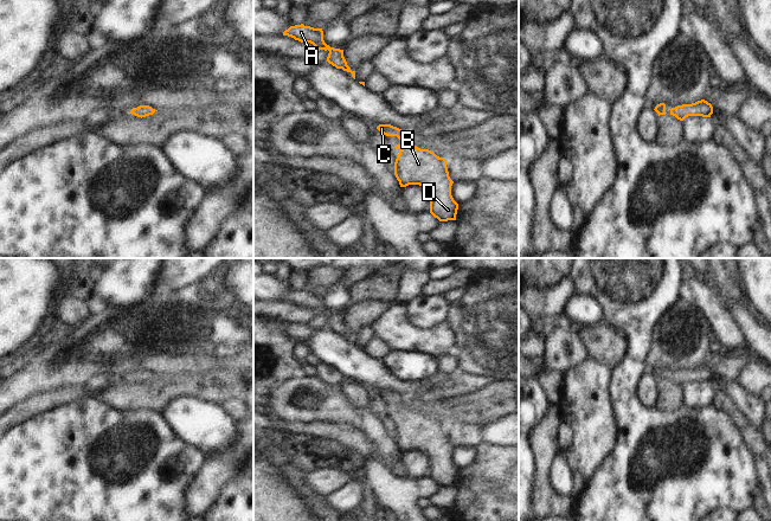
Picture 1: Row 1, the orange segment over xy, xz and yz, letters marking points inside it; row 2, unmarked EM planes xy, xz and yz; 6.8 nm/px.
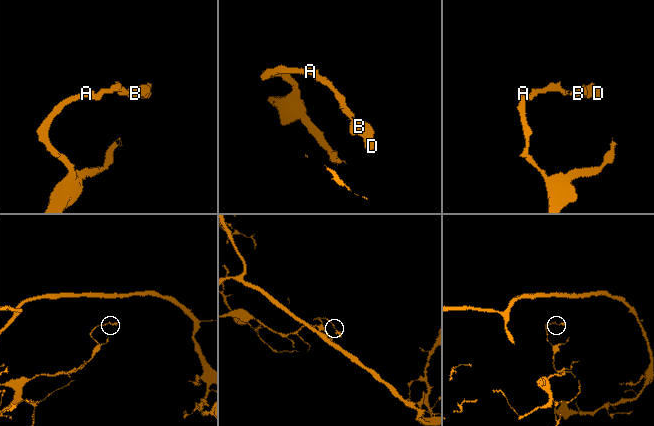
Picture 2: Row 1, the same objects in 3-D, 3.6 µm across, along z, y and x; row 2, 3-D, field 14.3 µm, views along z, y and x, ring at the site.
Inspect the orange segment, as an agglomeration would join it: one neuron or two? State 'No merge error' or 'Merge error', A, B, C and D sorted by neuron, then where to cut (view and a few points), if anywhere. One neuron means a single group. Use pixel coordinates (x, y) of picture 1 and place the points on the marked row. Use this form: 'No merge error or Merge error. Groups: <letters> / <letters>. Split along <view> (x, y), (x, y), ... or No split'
No merge error. Groups: A B C D. No split.

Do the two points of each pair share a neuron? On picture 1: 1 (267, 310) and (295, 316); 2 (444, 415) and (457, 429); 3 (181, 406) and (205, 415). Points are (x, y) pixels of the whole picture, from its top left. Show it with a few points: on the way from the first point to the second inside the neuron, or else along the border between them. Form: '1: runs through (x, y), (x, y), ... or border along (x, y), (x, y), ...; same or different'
1: runs through (274, 310), (288, 312); same
2: border along (475, 423), (449, 423), (447, 425); different
3: runs through (187, 412), (190, 415), (199, 415); same

